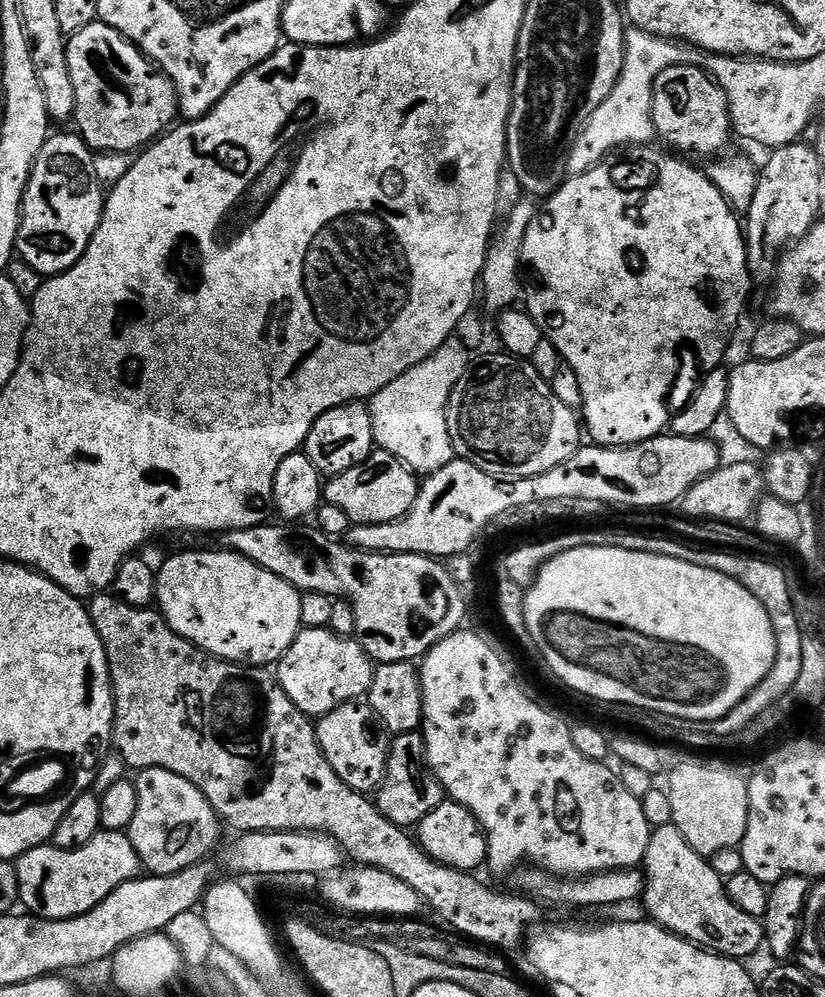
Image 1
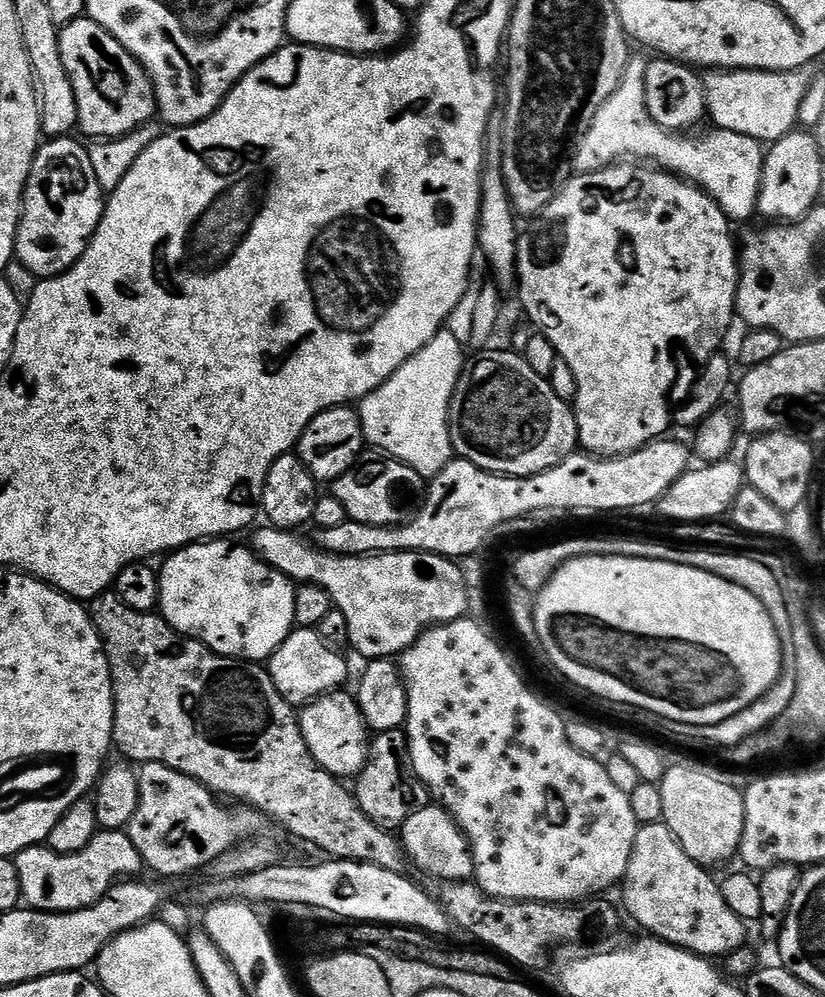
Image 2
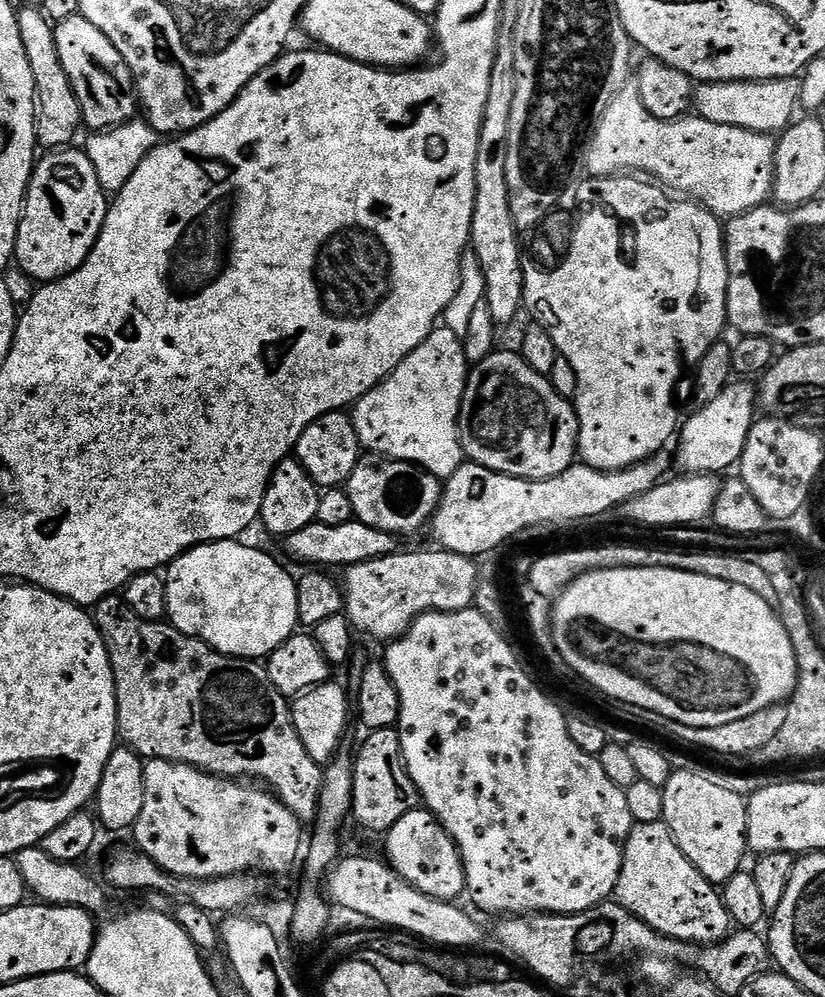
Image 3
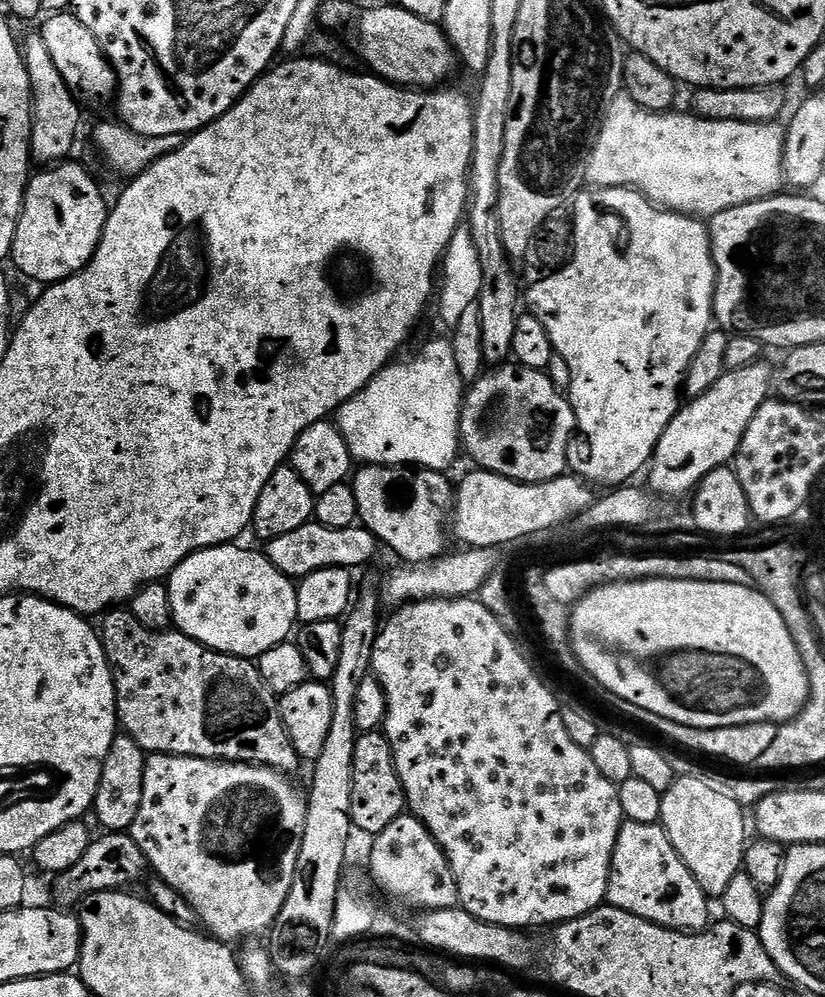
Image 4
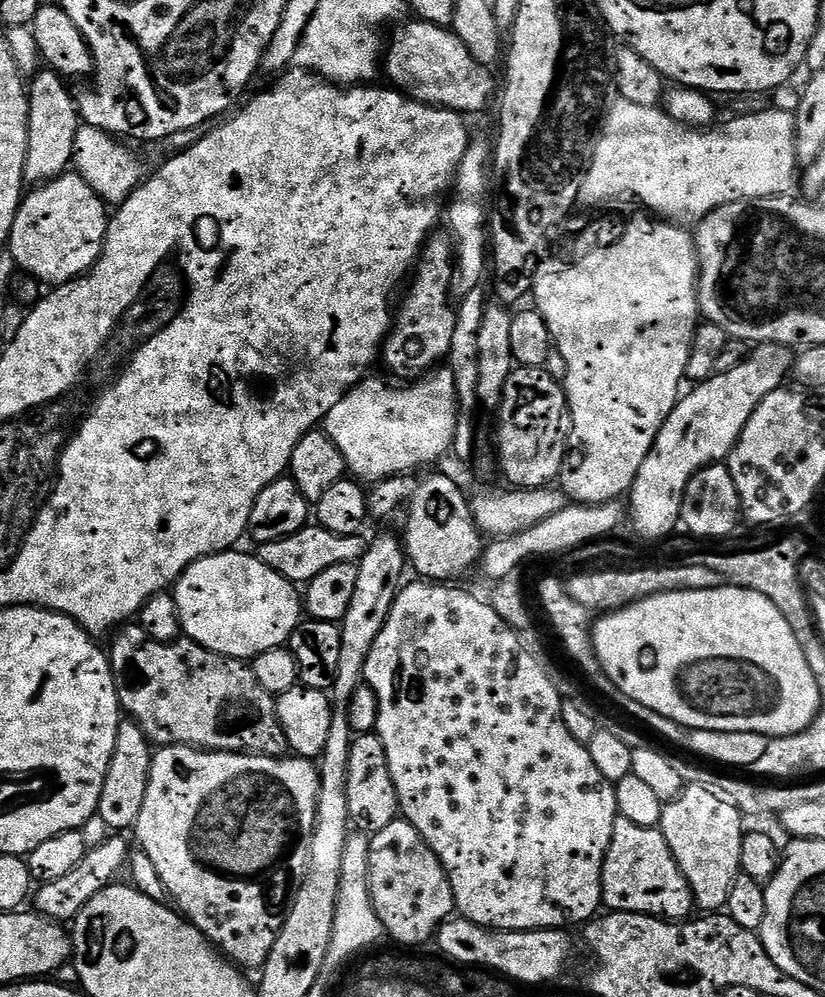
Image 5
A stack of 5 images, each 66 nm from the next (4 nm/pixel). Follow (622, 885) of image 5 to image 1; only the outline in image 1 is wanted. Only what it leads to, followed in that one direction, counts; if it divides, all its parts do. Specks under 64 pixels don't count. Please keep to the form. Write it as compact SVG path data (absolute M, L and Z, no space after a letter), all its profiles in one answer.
M672 823L655 829L642 865L644 873L642 905L644 904L645 910L648 911L645 912L647 919L683 940L690 941L697 948L706 948L710 952L715 952L717 956L729 956L732 960L747 961L747 956L752 956L759 948L765 947L764 925L757 917L738 910L738 906L730 902L722 876L708 864L711 863L692 849L690 842L682 838L682 834Z

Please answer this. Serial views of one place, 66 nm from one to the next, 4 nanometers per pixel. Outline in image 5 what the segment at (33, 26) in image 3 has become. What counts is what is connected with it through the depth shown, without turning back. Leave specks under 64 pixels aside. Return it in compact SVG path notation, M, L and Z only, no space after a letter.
M40 70L31 77L27 85L28 145L24 179L32 186L43 186L49 180L57 180L74 164L76 135L80 133L82 121L80 111L76 108L76 96L64 84L67 84L65 77L59 72Z

